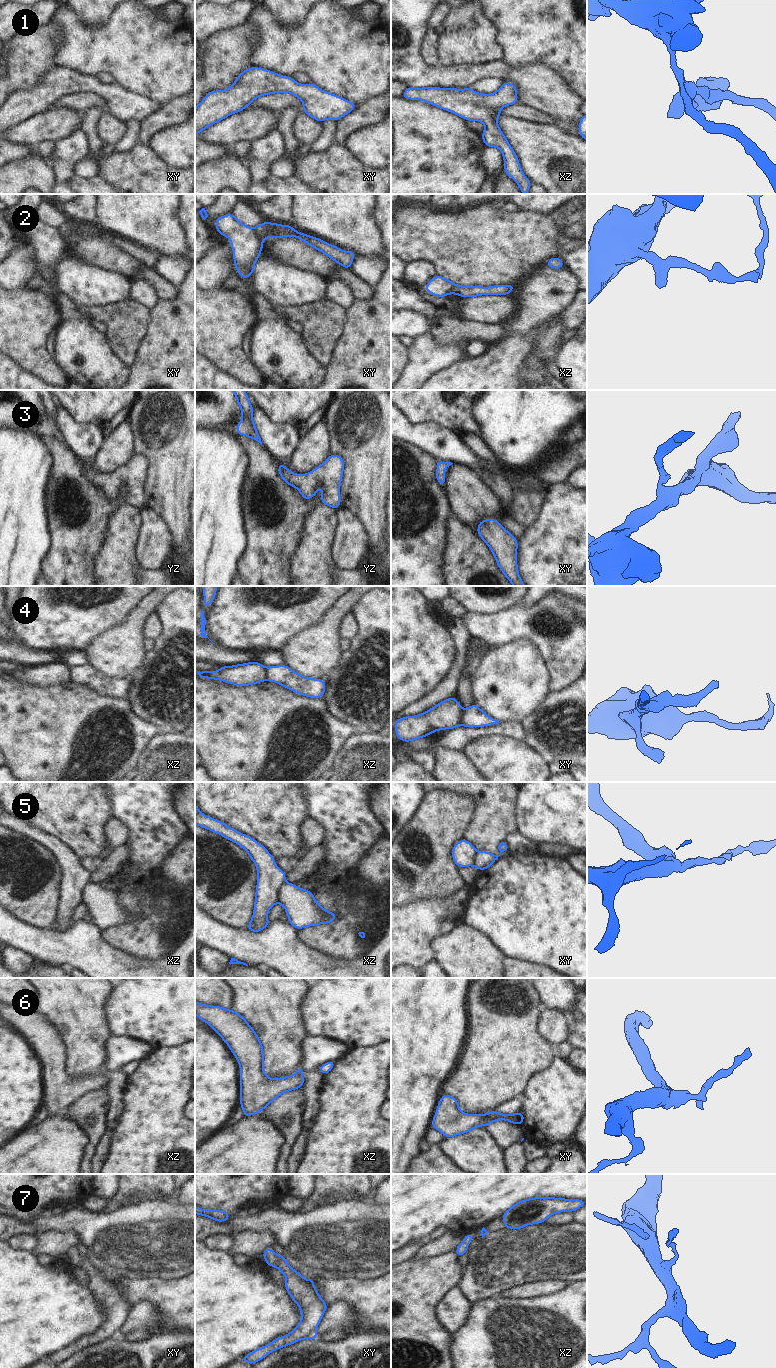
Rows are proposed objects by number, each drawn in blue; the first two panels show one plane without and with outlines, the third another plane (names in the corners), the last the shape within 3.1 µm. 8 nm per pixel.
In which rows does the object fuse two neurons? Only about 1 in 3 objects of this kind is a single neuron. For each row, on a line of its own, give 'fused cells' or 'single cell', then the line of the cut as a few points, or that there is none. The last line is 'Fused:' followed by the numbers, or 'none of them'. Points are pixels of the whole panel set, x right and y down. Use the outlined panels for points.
1: single cell | no cut
2: fused cells | xy (253, 228), (262, 243)
3: single cell | no cut
4: fused cells | xy (463, 711), (460, 717), (460, 724)
5: fused cells | xz (285, 882), (279, 889), (279, 899), (277, 902)
6: fused cells | xy (491, 1112), (480, 1125)
7: single cell | no cut
Fused: 2, 4, 5, 6

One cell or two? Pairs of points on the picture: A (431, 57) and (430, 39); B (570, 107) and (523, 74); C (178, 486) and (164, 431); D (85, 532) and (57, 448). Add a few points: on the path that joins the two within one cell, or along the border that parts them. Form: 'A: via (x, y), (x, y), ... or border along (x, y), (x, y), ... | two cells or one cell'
A: via (430, 53), (430, 43) | one cell
B: via (558, 100), (535, 83) | one cell
C: via (177, 472), (177, 445) | one cell
D: via (91, 511), (91, 501), (82, 484), (68, 469) | one cell

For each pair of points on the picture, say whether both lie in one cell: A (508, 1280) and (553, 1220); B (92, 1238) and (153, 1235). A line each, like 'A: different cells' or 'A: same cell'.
A: different cells
B: same cell

